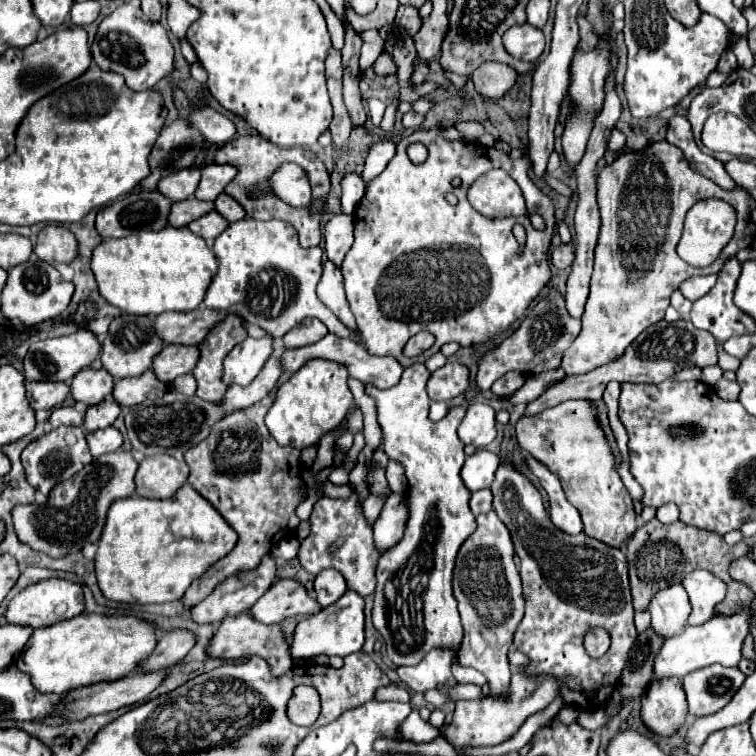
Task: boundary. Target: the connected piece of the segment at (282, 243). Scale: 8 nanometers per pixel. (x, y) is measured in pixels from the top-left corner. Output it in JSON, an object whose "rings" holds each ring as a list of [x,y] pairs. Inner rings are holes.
{"rings":[[[243,218],[229,224],[215,238],[211,250],[219,262],[219,268],[205,292],[205,308],[237,314],[245,322],[265,328],[273,338],[281,338],[303,318],[313,316],[319,318],[331,334],[361,342],[361,336],[347,330],[337,316],[323,302],[319,302],[315,288],[323,272],[323,250],[321,246],[301,248],[297,232],[291,224],[279,220],[257,222],[253,218]]]}

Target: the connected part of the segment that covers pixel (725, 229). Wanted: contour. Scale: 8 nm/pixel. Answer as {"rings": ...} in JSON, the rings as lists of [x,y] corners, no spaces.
{"rings":[[[707,198],[707,200],[699,200],[685,218],[685,228],[683,228],[683,236],[677,244],[677,254],[691,266],[709,266],[717,260],[717,256],[721,254],[721,250],[725,248],[725,244],[733,238],[733,230],[735,230],[735,208],[723,200],[715,200],[715,198]]]}

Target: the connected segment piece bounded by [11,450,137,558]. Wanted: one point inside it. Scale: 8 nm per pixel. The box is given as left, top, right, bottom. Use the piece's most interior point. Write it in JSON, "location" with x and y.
{"location":[75,514]}

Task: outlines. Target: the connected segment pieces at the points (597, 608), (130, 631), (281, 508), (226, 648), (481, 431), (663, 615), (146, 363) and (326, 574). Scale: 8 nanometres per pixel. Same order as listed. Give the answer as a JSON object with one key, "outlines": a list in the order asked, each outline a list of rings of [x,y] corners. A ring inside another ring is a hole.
{"outlines":[[[[503,462],[497,468],[491,492],[493,510],[509,528],[515,552],[521,558],[519,572],[525,596],[525,616],[515,632],[513,644],[529,662],[519,670],[523,674],[555,676],[561,682],[559,698],[567,706],[605,706],[605,698],[617,688],[637,636],[623,550],[609,548],[583,532],[567,536],[555,528],[543,508],[539,490],[509,462]],[[595,626],[601,626],[611,634],[611,648],[601,658],[587,656],[583,648],[583,634],[587,628]],[[585,692],[593,692],[593,698],[581,700],[581,696],[585,698]]],[[[79,614],[75,618],[69,620],[61,620],[59,624],[51,624],[47,628],[39,628],[31,634],[29,642],[27,642],[27,650],[23,650],[21,658],[17,662],[23,660],[23,664],[15,666],[31,676],[31,682],[35,684],[35,690],[43,692],[43,694],[63,694],[67,690],[75,690],[75,688],[83,688],[87,684],[97,684],[97,682],[111,682],[111,680],[119,680],[131,672],[135,672],[135,668],[139,666],[141,660],[145,660],[153,648],[157,644],[155,638],[155,628],[145,620],[139,620],[135,616],[101,616],[101,614]]],[[[265,396],[249,408],[229,414],[213,426],[207,440],[185,452],[185,462],[191,472],[187,482],[213,504],[239,536],[235,548],[189,586],[179,600],[185,608],[193,608],[205,600],[227,576],[255,570],[261,558],[265,558],[281,538],[293,534],[299,524],[295,508],[305,494],[301,490],[301,452],[297,448],[283,448],[271,438],[263,422],[271,404],[273,396]]],[[[249,614],[225,618],[221,622],[221,626],[215,630],[215,634],[209,642],[207,654],[209,654],[209,658],[221,658],[221,660],[238,660],[248,657],[248,655],[259,656],[269,664],[273,676],[283,676],[283,672],[287,672],[293,666],[293,660],[289,656],[289,644],[283,638],[281,626],[279,624],[273,624],[273,626],[261,624],[257,620],[251,620]]],[[[475,402],[469,404],[465,418],[459,424],[459,438],[463,444],[473,444],[477,448],[487,446],[497,430],[495,430],[495,410],[489,404]]],[[[673,584],[657,592],[649,606],[651,626],[657,636],[663,640],[679,634],[687,626],[687,618],[691,614],[691,604],[685,588],[681,584]]],[[[117,316],[111,322],[109,334],[103,342],[101,348],[101,364],[103,368],[113,376],[113,378],[131,378],[131,376],[141,376],[145,370],[151,368],[153,358],[159,354],[163,348],[163,342],[157,338],[153,330],[153,322],[147,316]]],[[[323,570],[315,576],[315,594],[317,602],[325,608],[337,602],[347,592],[347,584],[343,580],[341,572],[335,570]]]]}

